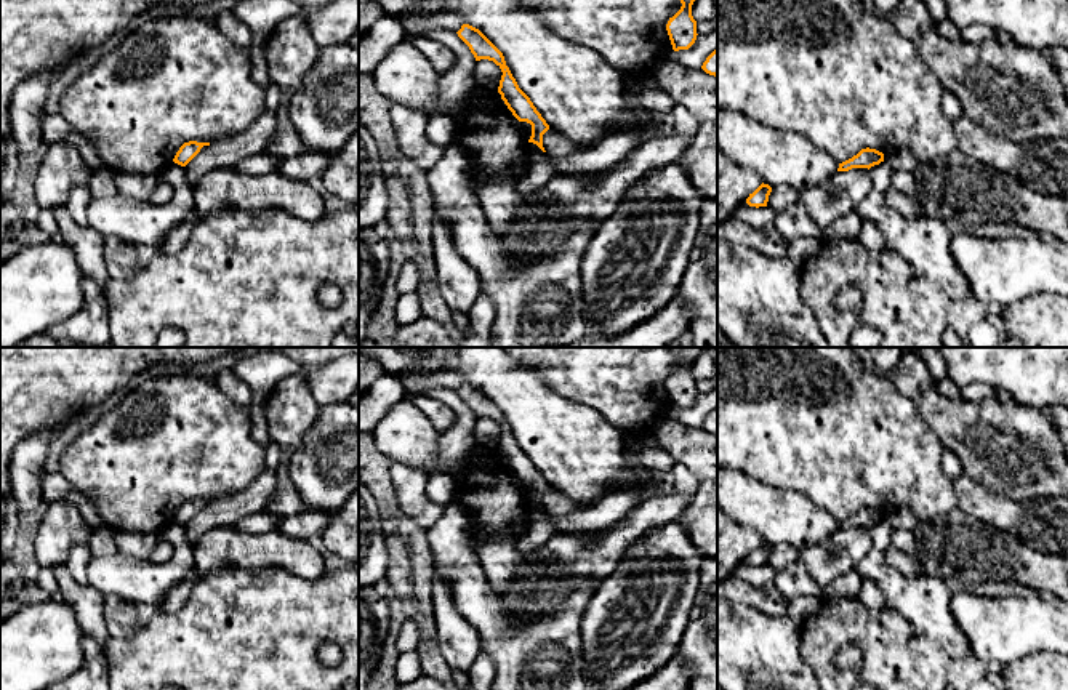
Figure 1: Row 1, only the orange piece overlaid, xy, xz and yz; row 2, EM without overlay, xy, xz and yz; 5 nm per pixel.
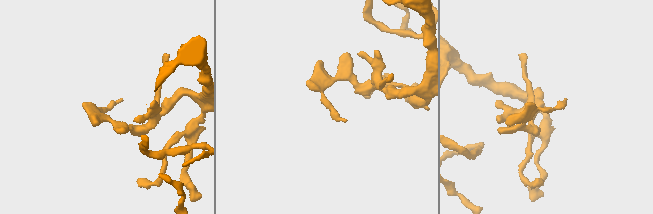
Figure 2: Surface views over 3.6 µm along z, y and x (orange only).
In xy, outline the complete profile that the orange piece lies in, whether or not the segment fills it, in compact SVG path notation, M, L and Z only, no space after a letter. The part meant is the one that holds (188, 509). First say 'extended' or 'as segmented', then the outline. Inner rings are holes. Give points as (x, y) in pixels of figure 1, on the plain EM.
as segmented; M197 499L184 501L176 511L173 520L181 525L186 525L200 511L203 504L210 504L210 501L197 501Z

